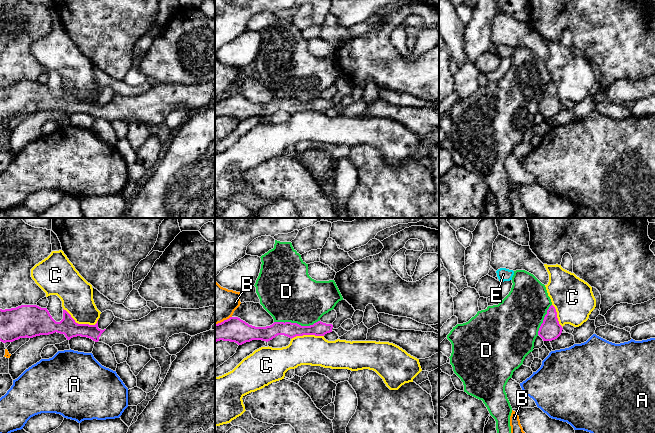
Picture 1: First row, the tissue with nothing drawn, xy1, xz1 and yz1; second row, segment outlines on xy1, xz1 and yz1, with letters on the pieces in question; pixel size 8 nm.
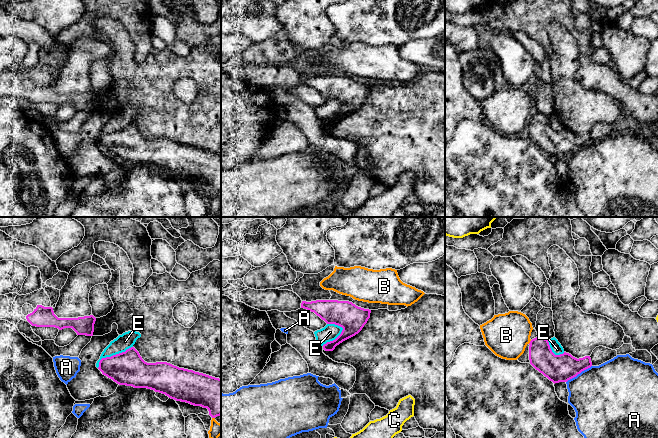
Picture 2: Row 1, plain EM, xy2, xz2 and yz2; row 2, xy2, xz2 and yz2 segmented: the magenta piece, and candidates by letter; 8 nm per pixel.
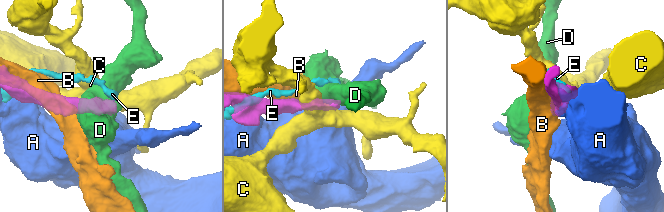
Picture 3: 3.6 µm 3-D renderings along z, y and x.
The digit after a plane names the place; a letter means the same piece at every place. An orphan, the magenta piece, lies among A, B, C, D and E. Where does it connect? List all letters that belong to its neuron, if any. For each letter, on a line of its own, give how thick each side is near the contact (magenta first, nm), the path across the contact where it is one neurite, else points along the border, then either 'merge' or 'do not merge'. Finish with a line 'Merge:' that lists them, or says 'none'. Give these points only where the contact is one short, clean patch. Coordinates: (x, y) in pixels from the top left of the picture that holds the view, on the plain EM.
A: 220/480 nm | do not merge
B: 200/300 nm | do not merge
C: 140/260 nm | along xy1 (63, 84), (78, 99), (95, 100), (97, 98) | do not merge
D: 120/440 nm | along xz1 (319, 96), (309, 101), (274, 98) | do not merge
E: 280/130 nm | do not merge
Merge: none

